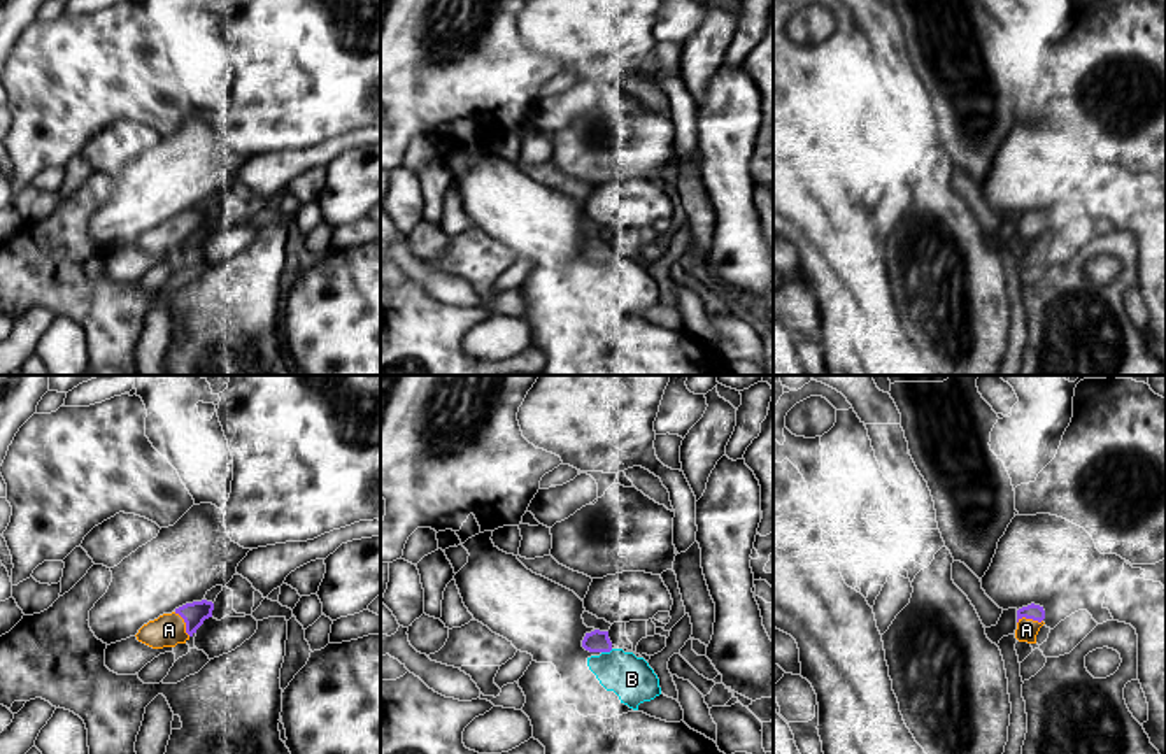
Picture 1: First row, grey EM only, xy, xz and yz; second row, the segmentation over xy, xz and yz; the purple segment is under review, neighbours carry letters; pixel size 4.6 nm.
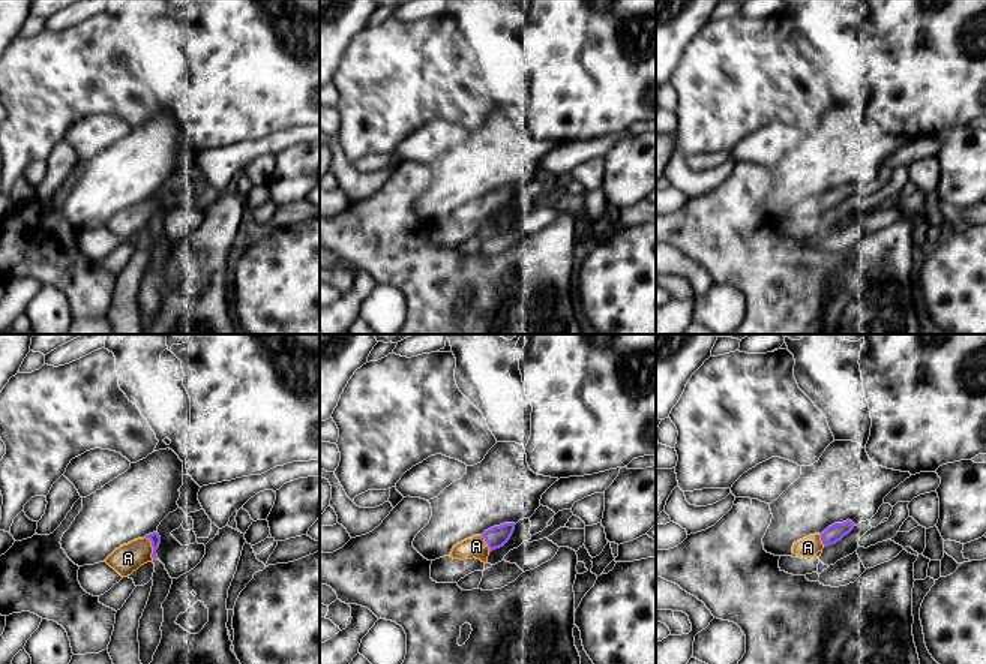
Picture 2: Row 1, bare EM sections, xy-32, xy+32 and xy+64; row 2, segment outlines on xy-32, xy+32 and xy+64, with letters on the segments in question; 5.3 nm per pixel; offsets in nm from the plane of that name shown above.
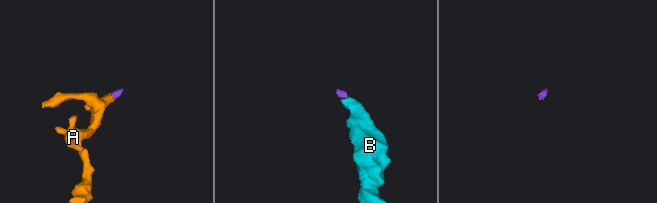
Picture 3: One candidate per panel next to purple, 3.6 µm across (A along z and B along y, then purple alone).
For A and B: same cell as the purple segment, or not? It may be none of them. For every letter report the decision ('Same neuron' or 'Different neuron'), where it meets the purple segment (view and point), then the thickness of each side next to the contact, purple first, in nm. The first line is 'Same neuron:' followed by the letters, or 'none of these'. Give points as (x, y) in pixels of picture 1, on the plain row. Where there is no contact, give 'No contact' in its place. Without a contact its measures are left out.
Same neuron: A, B
A: Same neuron. Touches purple at yz (1030, 225). Thickness 70 nm (purple) against 100 nm
B: Same neuron. Touches purple at xz (607, 258). Thickness 100 nm (purple) against 200 nm

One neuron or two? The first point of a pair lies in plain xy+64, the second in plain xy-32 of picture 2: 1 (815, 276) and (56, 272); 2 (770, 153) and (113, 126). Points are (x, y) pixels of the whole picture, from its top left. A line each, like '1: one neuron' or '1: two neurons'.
1: one neuron
2: one neuron

